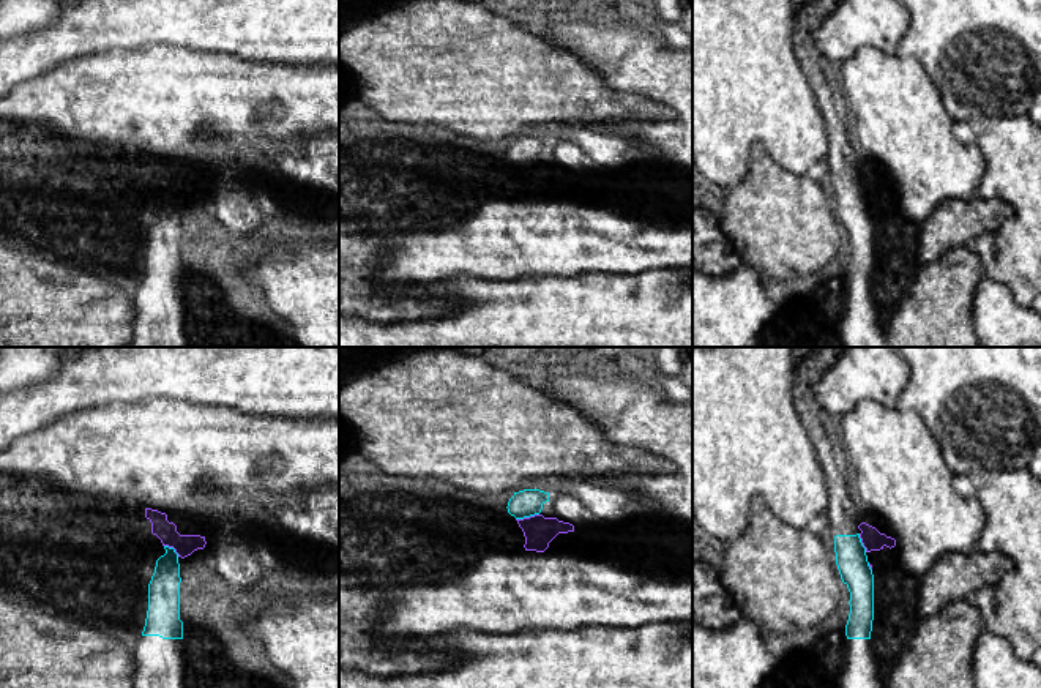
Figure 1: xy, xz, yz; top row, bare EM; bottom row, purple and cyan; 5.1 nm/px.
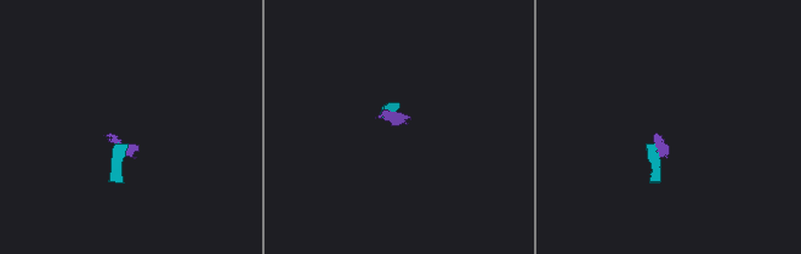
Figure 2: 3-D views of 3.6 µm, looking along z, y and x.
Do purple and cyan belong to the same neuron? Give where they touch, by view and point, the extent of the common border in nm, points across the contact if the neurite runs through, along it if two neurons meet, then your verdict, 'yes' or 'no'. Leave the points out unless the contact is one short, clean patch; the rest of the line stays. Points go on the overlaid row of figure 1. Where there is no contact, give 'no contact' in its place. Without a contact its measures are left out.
meets purple in xz at (527, 518); contact 120 nm long; border along xz (538, 513), (516, 519); no

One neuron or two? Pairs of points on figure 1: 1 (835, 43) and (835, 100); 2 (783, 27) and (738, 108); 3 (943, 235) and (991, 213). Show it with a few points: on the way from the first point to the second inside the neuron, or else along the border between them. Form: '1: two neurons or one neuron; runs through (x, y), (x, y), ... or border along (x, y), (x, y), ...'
1: two neurons; border along (814, 46), (832, 62)
2: one neuron; runs through (762, 48), (738, 71), (738, 87)
3: one neuron; runs through (955, 224), (980, 215)

